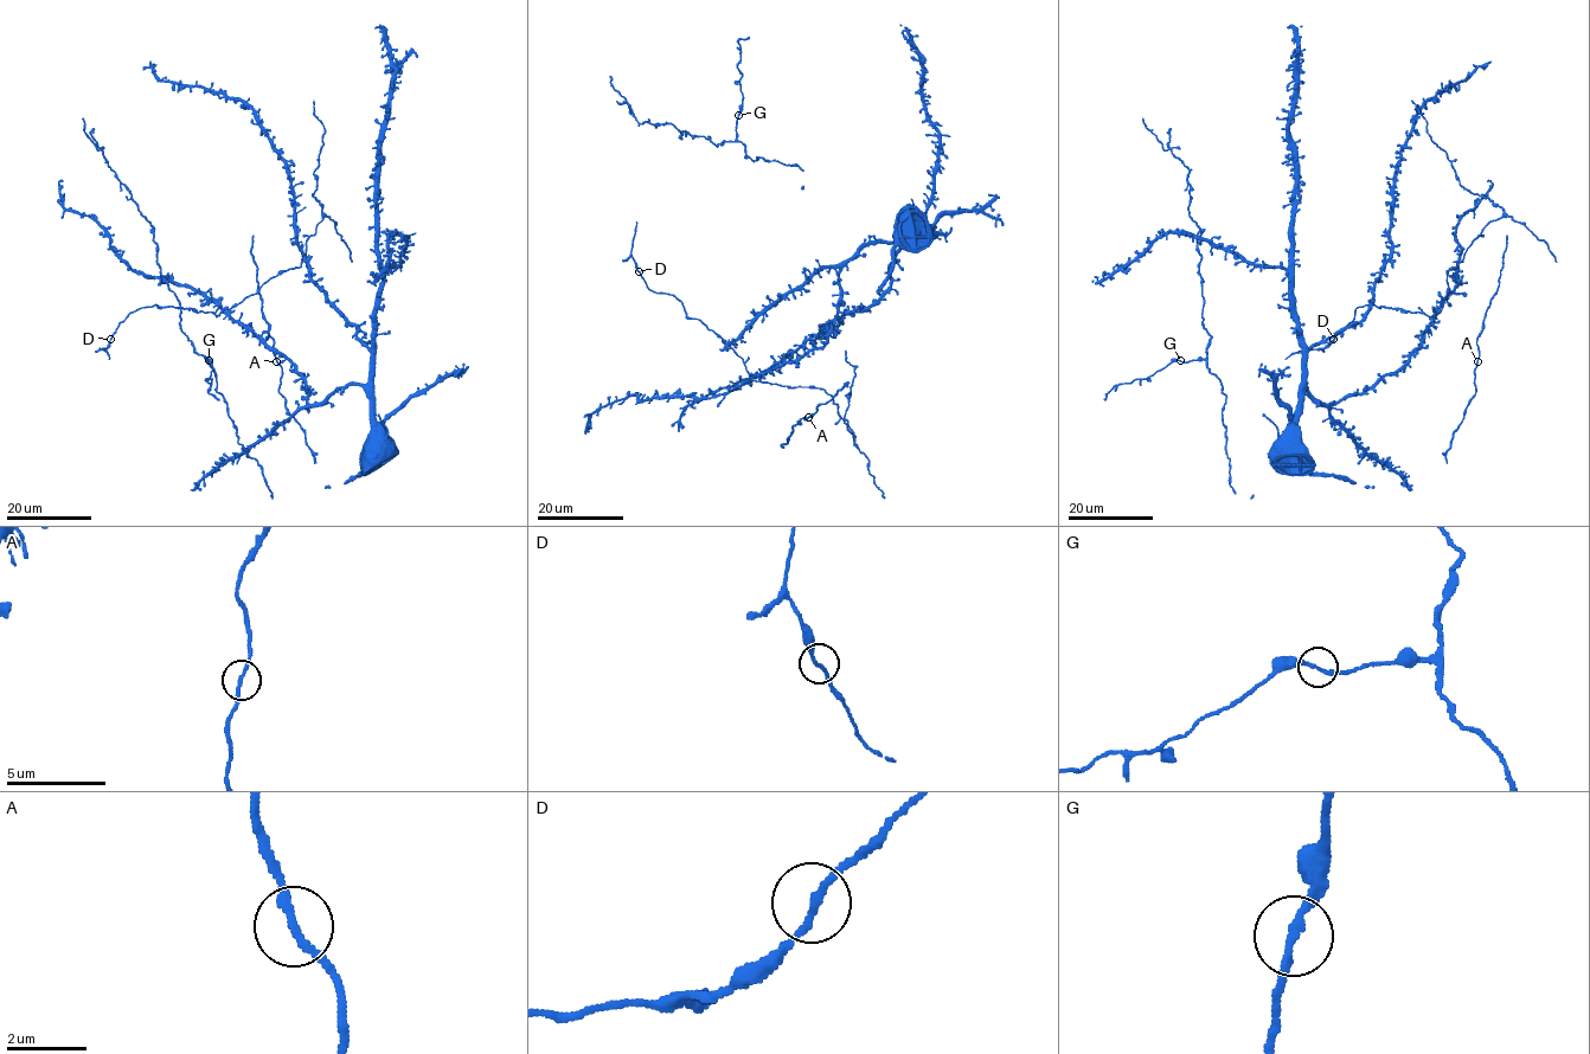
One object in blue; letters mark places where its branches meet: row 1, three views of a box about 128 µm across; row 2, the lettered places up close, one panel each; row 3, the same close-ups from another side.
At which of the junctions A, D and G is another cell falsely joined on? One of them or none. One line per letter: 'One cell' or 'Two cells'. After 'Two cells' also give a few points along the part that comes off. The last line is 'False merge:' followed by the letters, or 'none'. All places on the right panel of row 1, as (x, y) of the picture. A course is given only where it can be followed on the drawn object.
A: One cell
D: One cell
G: One cell
False merge: none

